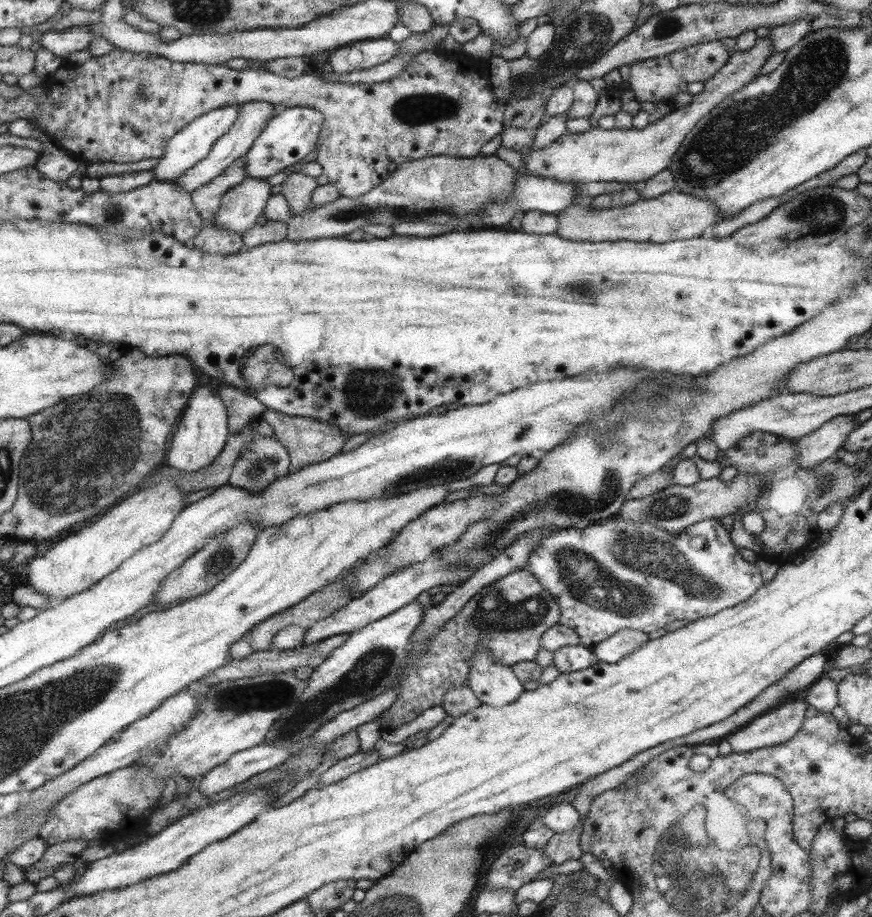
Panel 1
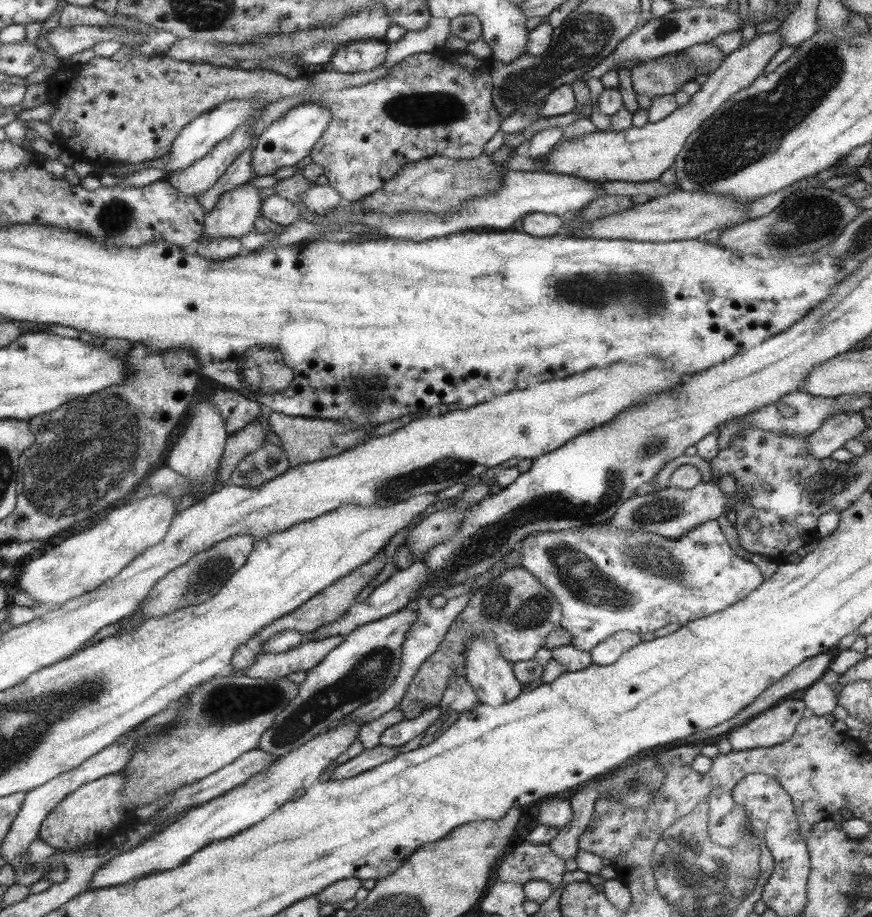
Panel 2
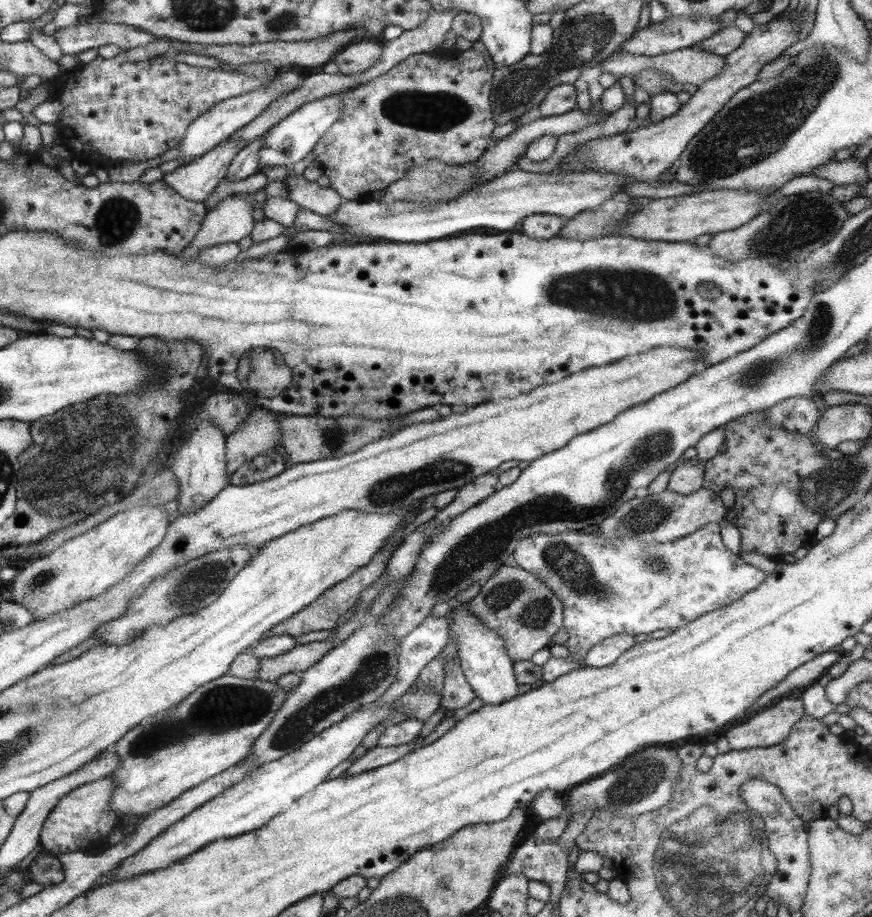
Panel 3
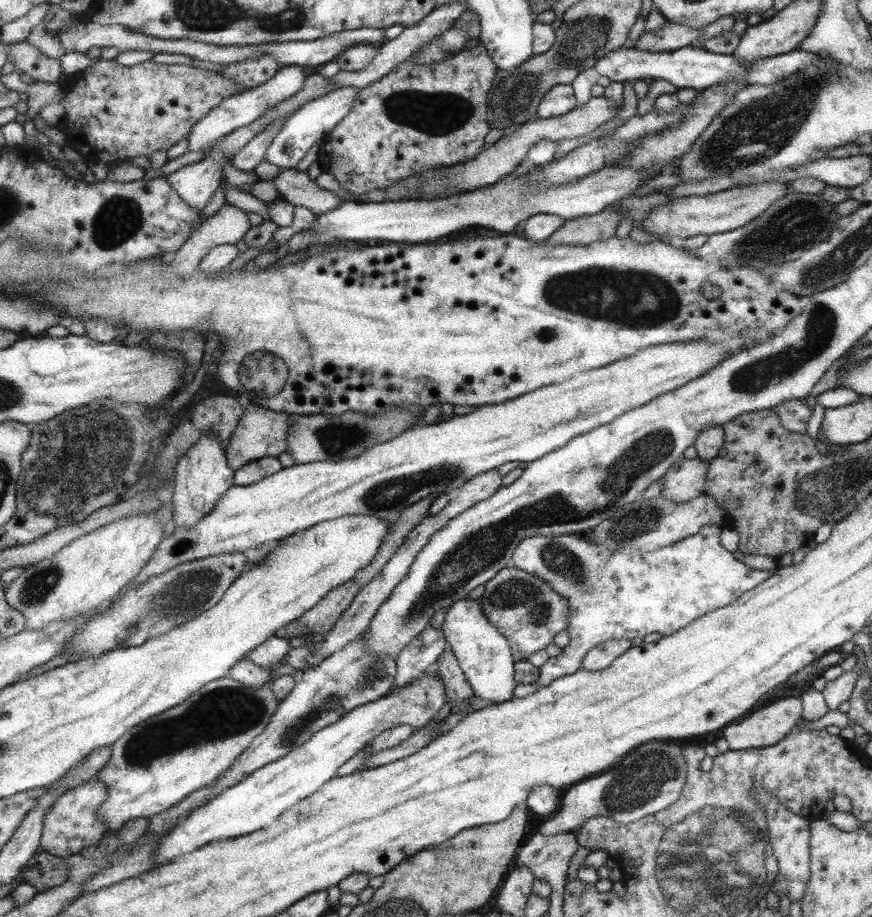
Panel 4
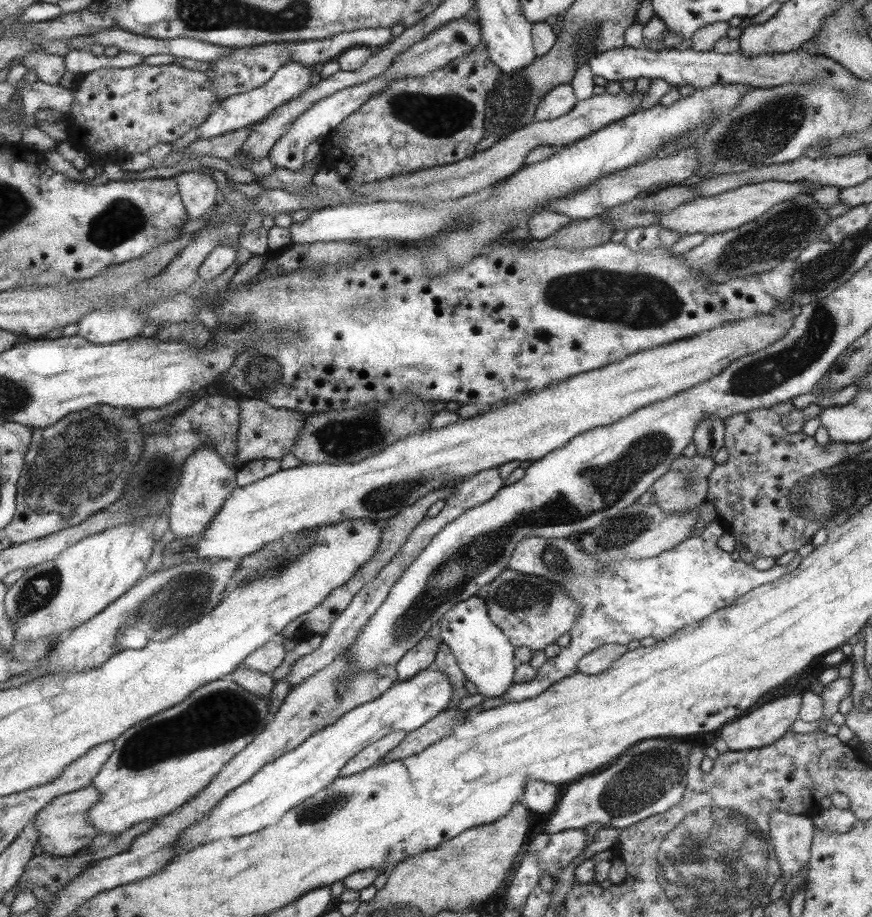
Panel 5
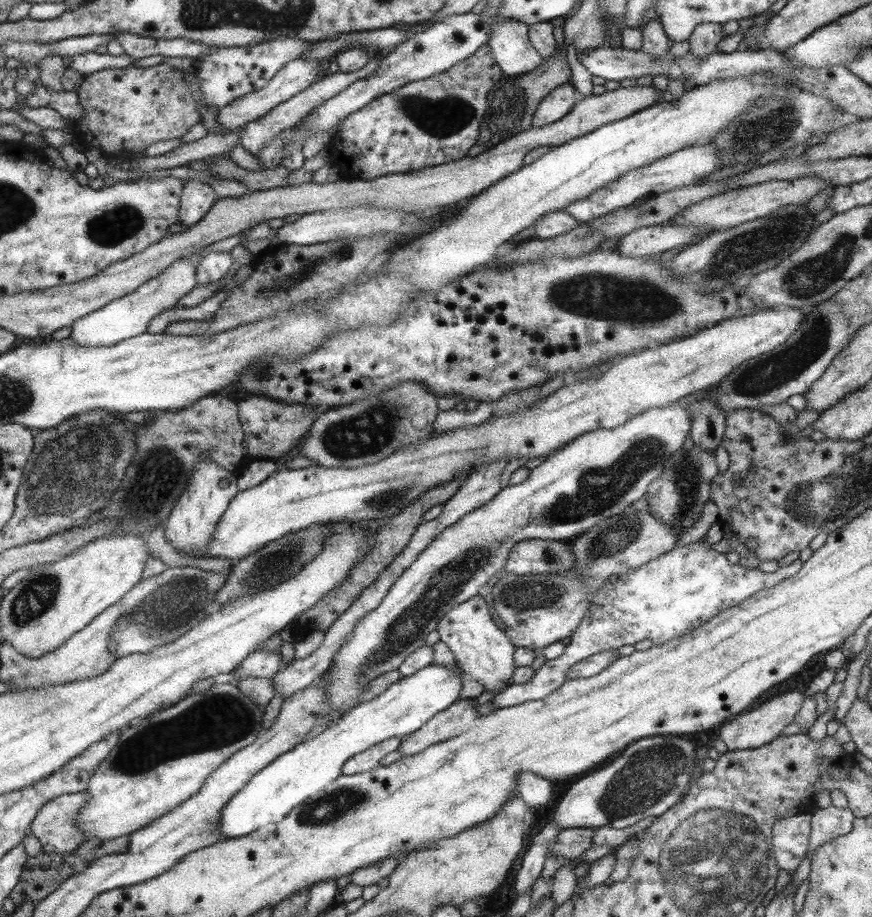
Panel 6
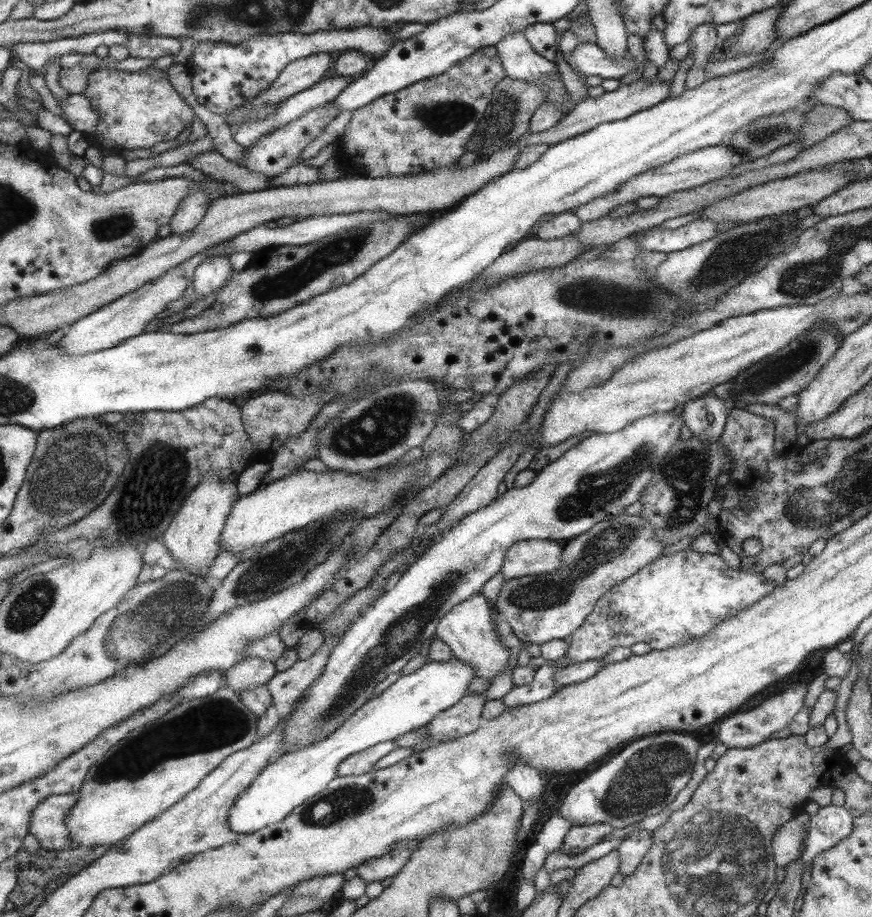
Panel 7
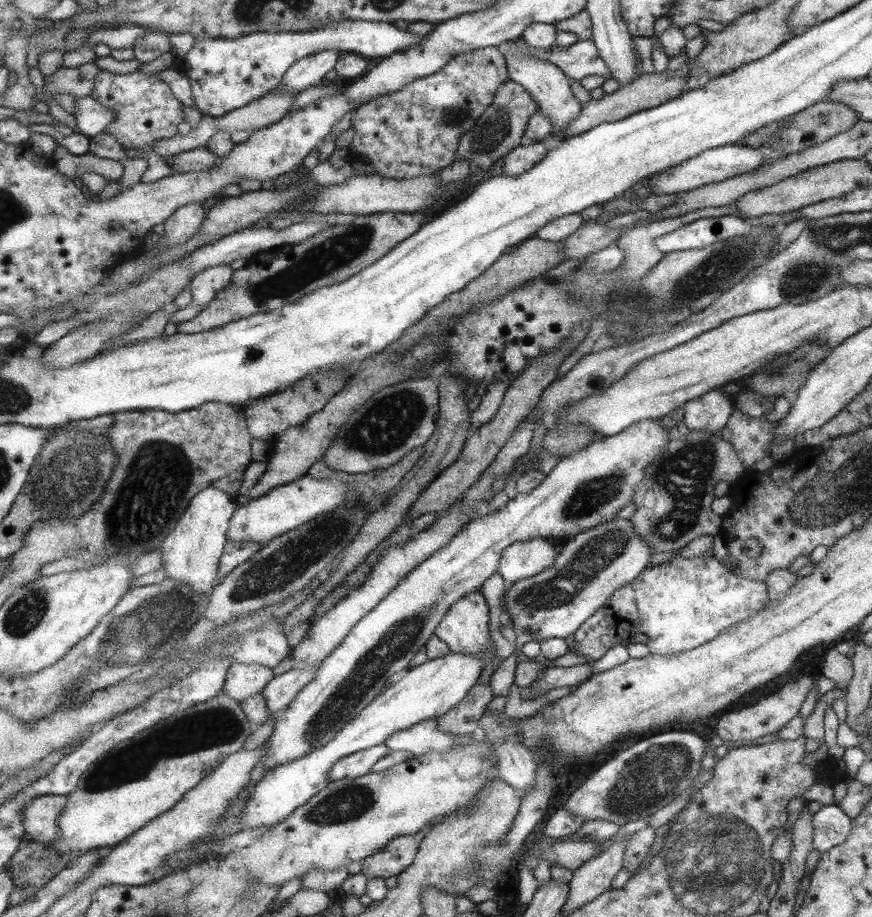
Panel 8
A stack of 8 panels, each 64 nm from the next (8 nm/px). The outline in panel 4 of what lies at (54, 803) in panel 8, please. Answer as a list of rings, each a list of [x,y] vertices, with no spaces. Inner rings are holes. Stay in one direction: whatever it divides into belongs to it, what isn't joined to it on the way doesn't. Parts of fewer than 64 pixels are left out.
[[[96,777],[59,796],[59,800],[52,804],[43,820],[42,851],[47,851],[61,858],[81,853],[84,848],[92,847],[103,840],[105,832],[111,831],[107,824],[97,815],[99,807],[109,798],[109,787]]]

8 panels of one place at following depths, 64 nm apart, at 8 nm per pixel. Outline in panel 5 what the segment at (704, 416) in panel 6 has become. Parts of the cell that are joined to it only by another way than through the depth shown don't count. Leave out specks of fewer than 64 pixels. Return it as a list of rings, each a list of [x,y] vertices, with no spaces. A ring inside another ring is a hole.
[[[713,416],[700,420],[692,433],[696,453],[713,458],[717,451],[724,447],[724,424]]]

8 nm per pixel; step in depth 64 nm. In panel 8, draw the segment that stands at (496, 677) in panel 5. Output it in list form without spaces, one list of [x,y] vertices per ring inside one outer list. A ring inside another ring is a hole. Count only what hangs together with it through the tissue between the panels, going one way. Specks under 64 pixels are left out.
[[[479,591],[471,592],[463,596],[455,605],[449,607],[447,614],[440,620],[439,626],[434,631],[435,636],[447,645],[450,652],[461,652],[461,654],[471,654],[481,660],[481,664],[487,666],[495,660],[495,647],[489,641],[487,626],[489,616],[487,616],[487,604]]]

